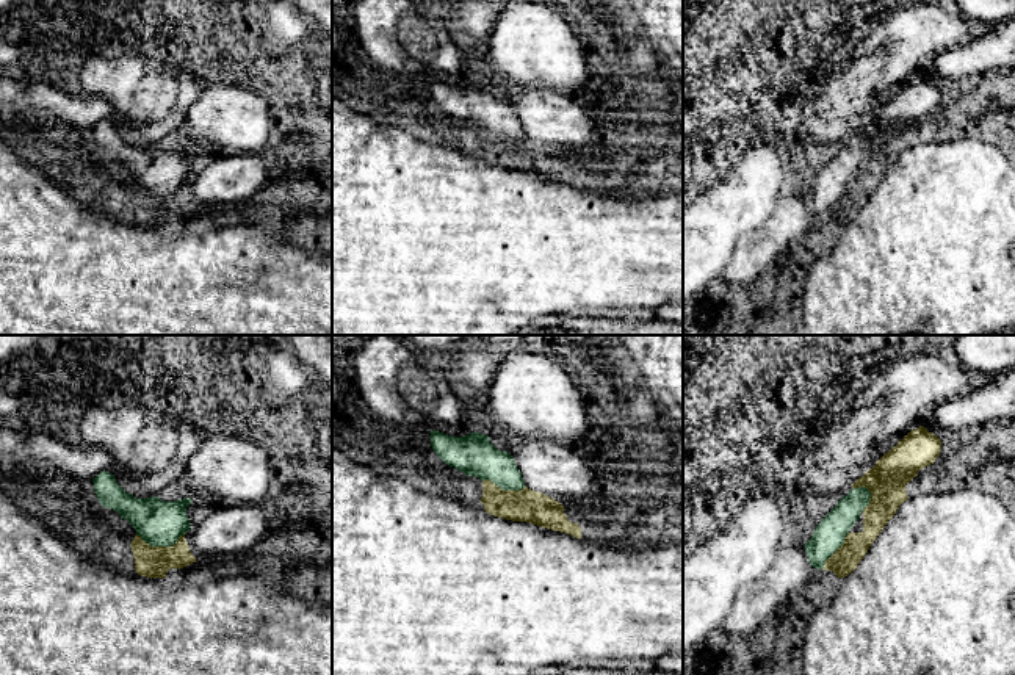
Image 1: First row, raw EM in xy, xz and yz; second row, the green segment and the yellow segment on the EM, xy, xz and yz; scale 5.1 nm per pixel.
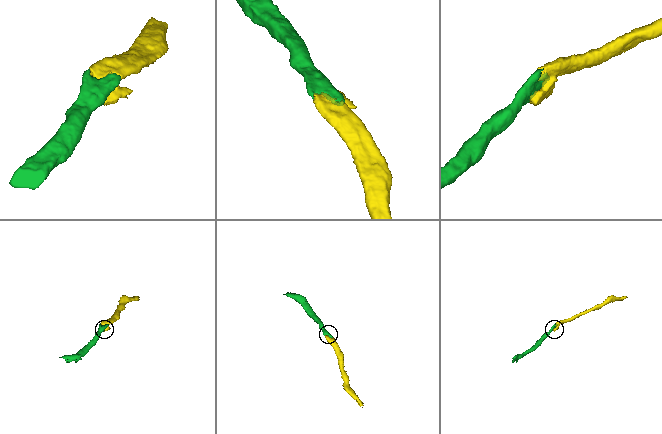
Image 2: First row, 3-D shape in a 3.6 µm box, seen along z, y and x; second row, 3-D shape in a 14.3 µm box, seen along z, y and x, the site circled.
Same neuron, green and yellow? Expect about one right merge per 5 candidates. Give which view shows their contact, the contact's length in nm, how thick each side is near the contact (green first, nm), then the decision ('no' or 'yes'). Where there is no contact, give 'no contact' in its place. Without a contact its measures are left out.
contact in xy; length 260 nm; calibres 240 and 160 nm; yes

